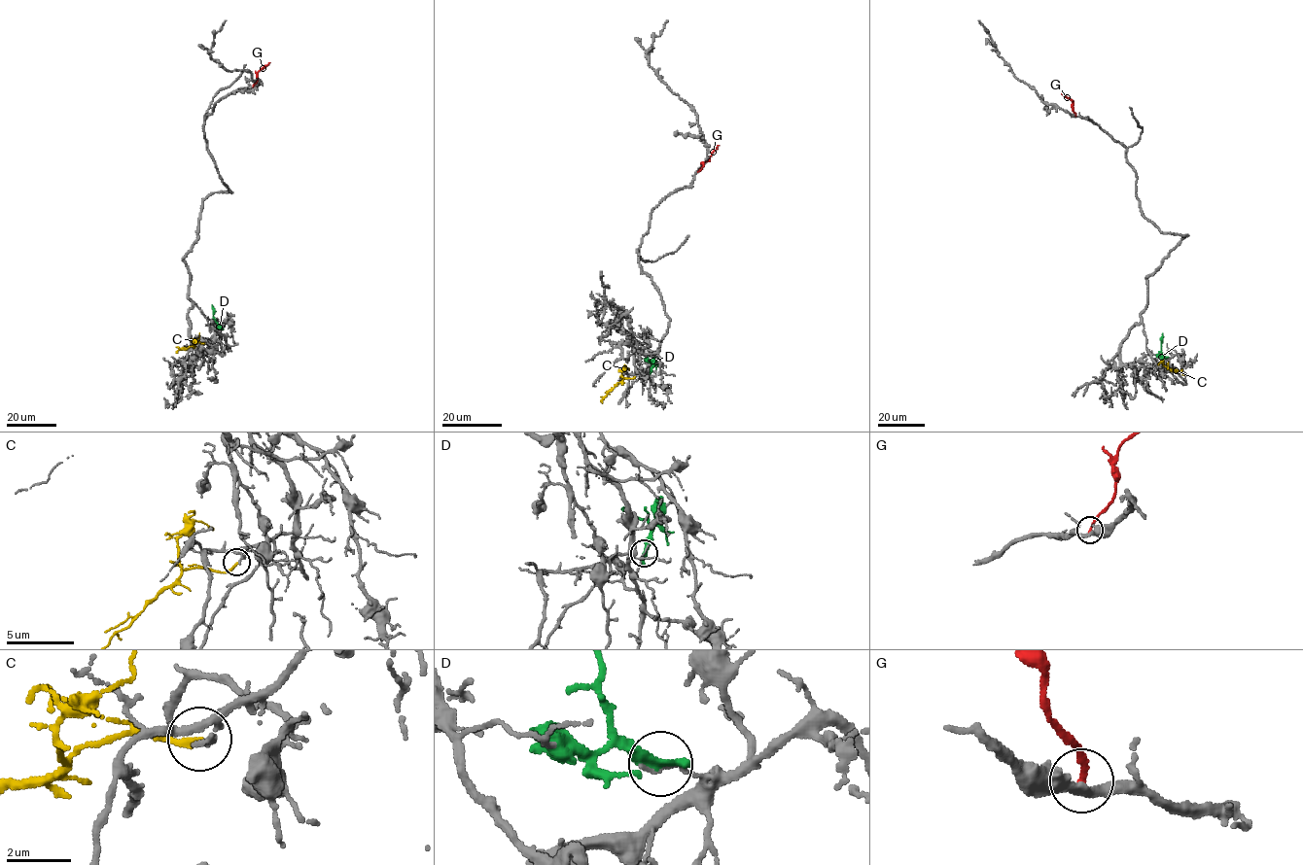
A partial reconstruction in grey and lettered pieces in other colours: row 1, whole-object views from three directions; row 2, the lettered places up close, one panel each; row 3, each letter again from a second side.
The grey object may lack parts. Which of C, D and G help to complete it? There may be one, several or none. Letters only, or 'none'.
none

